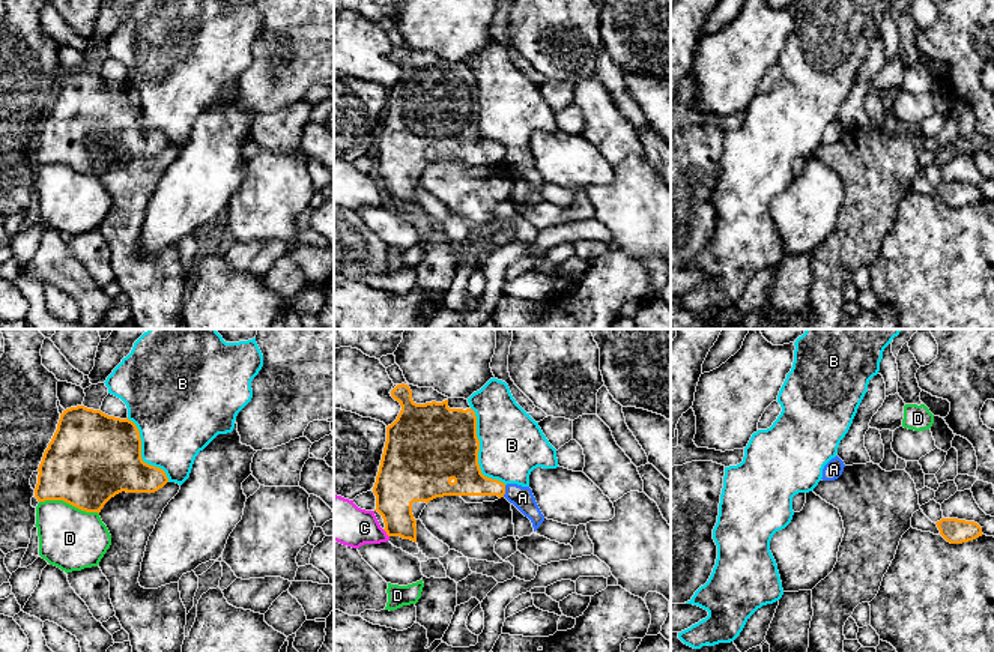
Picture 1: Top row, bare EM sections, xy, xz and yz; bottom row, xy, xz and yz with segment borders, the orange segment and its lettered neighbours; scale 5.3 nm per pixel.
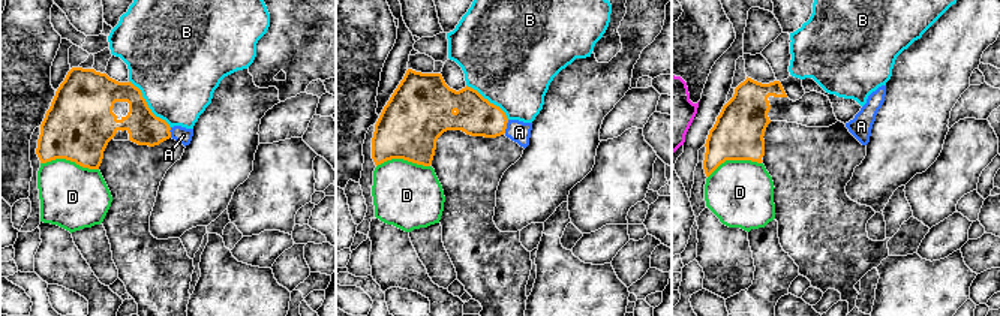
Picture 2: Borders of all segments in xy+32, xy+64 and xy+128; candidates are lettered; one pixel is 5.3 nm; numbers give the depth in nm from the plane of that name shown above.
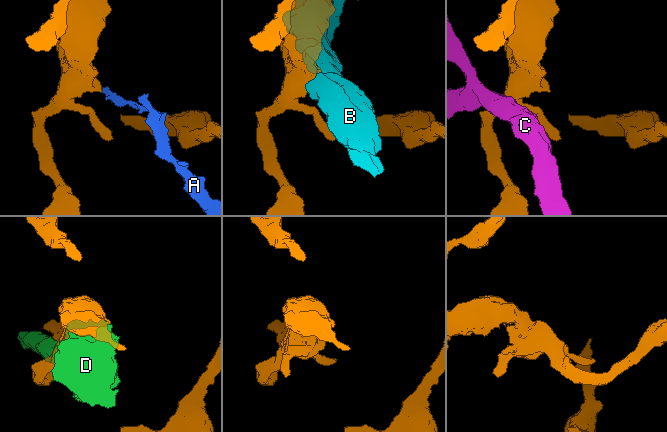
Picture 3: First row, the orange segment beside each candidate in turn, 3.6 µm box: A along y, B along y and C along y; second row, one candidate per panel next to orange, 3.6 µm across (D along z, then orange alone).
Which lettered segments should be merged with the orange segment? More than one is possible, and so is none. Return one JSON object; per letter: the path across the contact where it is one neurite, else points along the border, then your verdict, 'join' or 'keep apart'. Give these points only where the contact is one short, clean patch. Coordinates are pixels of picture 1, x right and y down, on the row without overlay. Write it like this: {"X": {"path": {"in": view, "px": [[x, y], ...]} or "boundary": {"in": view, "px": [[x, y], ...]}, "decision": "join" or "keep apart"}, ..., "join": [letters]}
{"A": {"boundary": {"in": "xz", "px": [[506, 149], [503, 159]]}, "decision": "keep apart"}, "B": {"decision": "keep apart"}, "C": {"decision": "keep apart"}, "D": {"decision": "keep apart"}, "join": []}

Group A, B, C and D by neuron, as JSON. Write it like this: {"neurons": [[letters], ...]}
{"neurons": [["A"], ["B"], ["C"], ["D"]]}

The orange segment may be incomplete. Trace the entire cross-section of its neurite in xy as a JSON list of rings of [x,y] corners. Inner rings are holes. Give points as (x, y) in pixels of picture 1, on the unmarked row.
[[[63,74],[38,132],[38,165],[63,164],[86,176],[101,176],[116,158],[155,156],[168,141],[141,122],[137,89],[101,74]]]

